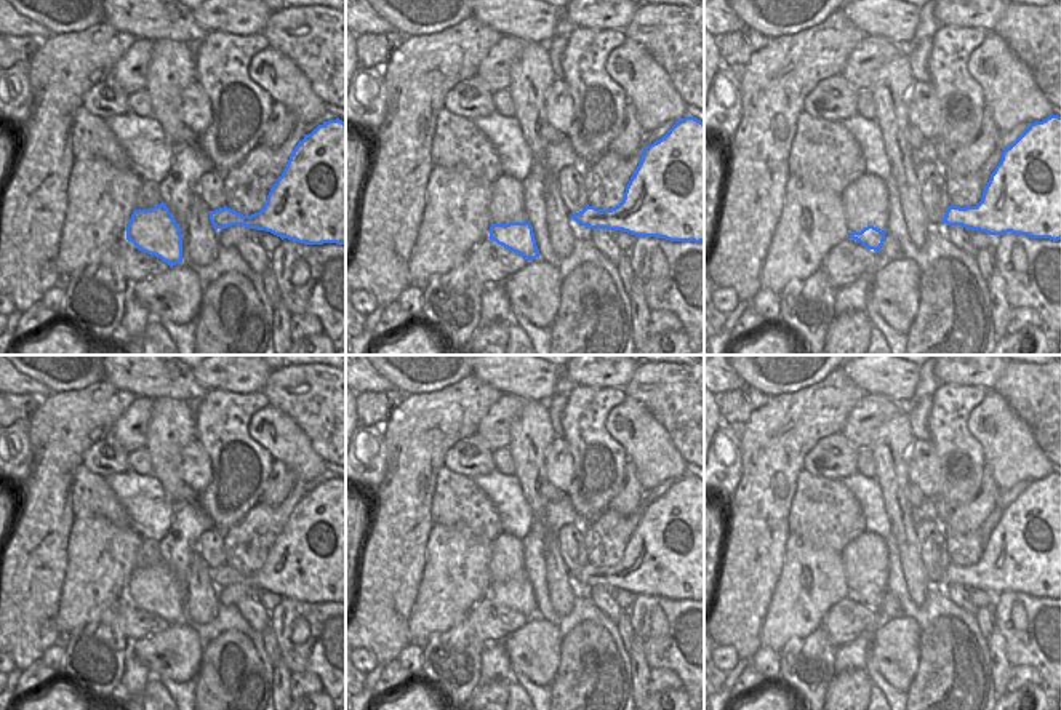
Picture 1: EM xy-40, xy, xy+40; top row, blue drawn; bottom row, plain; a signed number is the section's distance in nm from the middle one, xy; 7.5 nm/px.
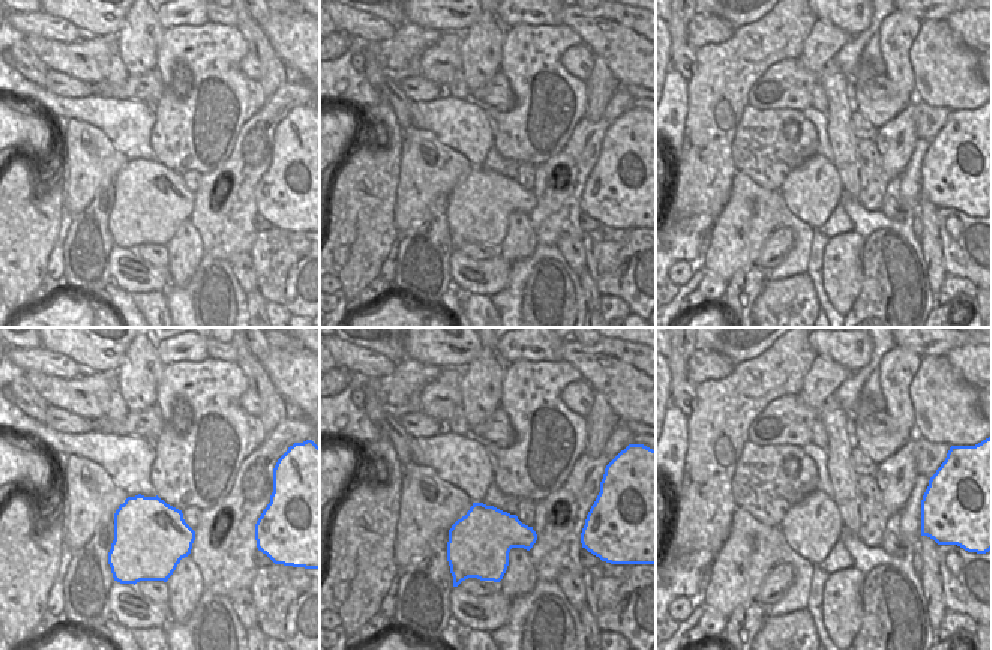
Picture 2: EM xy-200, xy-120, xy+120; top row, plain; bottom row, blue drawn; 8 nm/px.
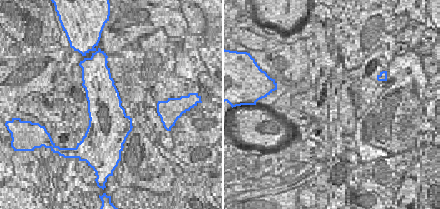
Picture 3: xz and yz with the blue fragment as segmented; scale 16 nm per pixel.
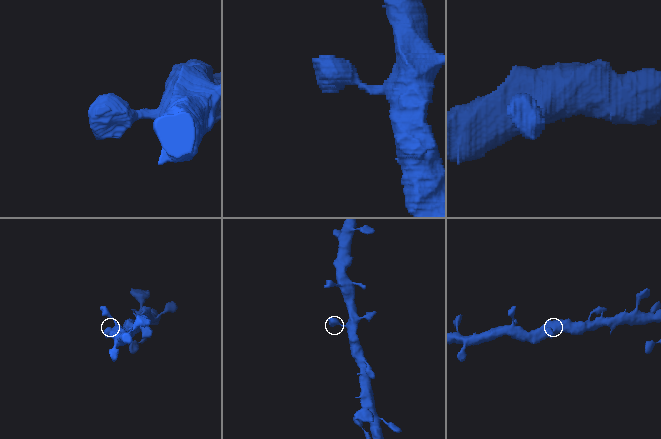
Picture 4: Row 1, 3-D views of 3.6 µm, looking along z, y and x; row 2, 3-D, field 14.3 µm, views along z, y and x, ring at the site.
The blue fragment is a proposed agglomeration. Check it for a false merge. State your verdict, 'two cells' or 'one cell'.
one cell

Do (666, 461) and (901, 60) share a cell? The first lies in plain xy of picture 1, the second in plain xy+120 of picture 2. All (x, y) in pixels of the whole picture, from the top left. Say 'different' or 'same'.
different

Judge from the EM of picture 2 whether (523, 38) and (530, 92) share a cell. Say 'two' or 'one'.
one

